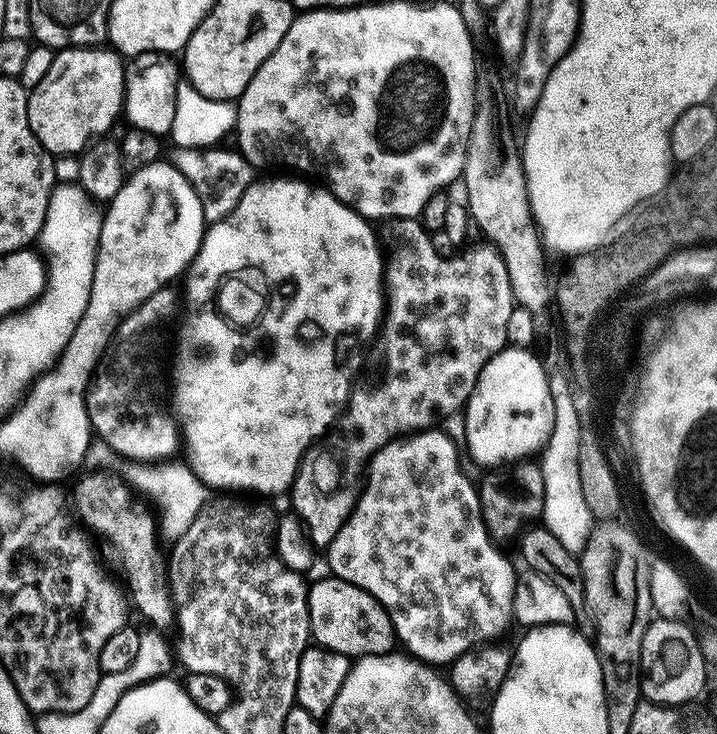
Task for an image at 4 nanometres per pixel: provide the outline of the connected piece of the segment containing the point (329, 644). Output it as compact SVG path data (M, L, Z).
M331 574L325 577L325 580L311 581L308 590L308 630L311 639L319 647L329 648L349 658L389 655L395 649L392 647L397 647L398 641L386 609L369 592L362 590L358 585Z

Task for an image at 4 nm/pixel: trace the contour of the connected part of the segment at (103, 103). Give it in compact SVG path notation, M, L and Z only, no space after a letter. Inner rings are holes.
M108 46L91 48L62 48L53 55L52 68L47 78L27 93L28 117L30 130L34 130L34 138L42 142L42 146L51 152L53 157L75 157L83 153L103 132L112 128L116 119L121 119L124 106L124 69L125 61L119 52Z

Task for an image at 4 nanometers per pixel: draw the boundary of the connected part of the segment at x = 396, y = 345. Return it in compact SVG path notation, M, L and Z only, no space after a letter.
M400 218L395 224L392 240L396 245L392 248L392 257L389 255L386 260L386 311L382 316L384 377L361 388L360 385L353 387L346 411L339 417L334 431L300 459L300 468L290 489L291 511L300 517L307 539L320 550L327 549L356 505L358 481L372 455L394 439L431 429L439 425L436 423L443 416L452 416L456 411L457 415L467 405L486 362L508 344L506 321L514 301L510 274L504 276L506 268L500 268L501 260L496 260L492 252L480 252L476 246L469 247L465 256L440 256L419 219Z

